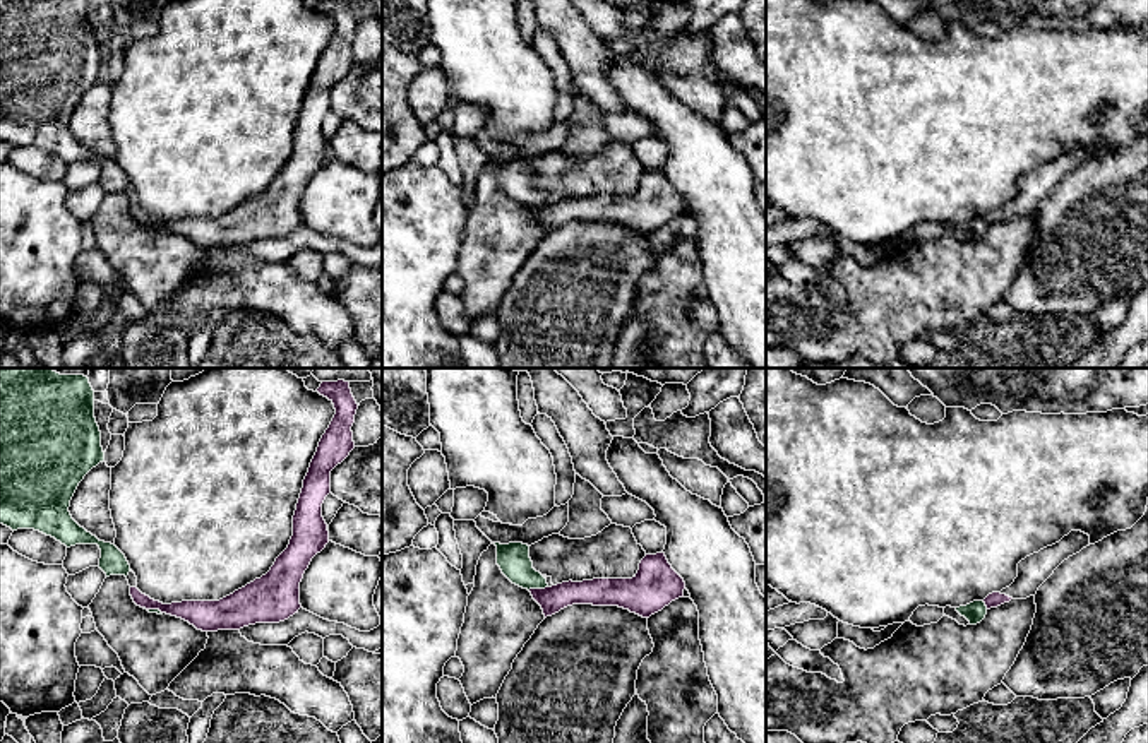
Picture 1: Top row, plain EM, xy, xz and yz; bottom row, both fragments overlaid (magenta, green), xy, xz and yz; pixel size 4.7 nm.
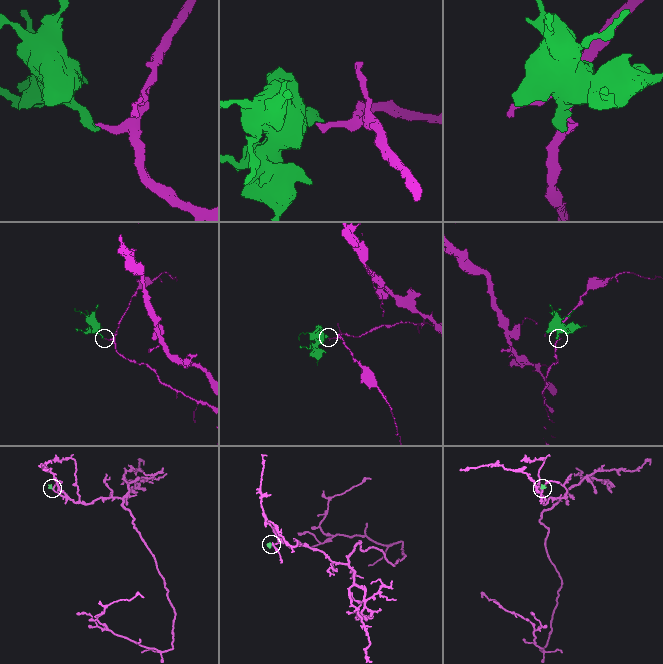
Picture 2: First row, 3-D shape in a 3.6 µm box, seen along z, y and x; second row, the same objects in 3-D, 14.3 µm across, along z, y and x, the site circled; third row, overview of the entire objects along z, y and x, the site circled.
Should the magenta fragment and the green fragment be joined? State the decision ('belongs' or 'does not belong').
does not belong

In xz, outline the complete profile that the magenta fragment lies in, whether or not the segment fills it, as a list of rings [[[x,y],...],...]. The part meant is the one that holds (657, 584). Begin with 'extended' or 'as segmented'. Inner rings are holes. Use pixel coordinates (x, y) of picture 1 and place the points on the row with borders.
as segmented; [[[665,553],[646,555],[632,579],[593,579],[529,589],[545,618],[572,604],[619,606],[643,618],[684,597],[685,582]]]

